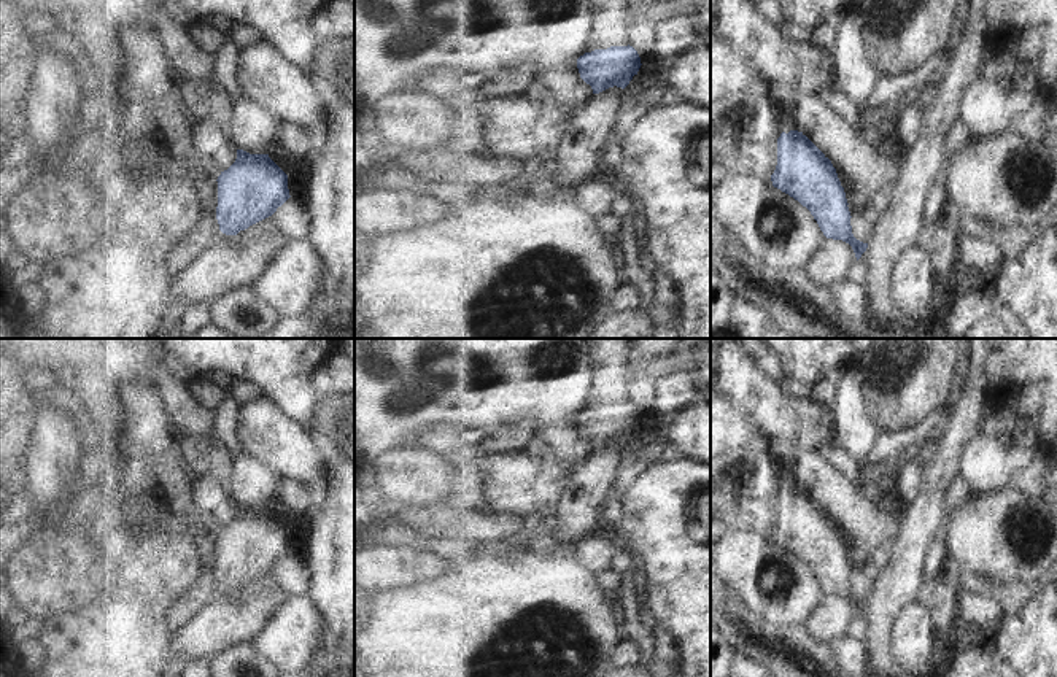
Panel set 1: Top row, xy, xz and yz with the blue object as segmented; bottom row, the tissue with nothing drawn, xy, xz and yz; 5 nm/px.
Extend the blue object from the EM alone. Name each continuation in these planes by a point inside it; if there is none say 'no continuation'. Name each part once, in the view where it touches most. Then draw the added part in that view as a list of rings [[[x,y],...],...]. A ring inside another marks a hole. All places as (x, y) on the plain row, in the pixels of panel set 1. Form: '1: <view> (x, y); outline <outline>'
1: yz (757, 515); outline [[[710,475],[710,520],[730,529],[757,532],[772,542],[771,531],[777,521],[777,494],[768,497],[736,497],[720,489]]]

